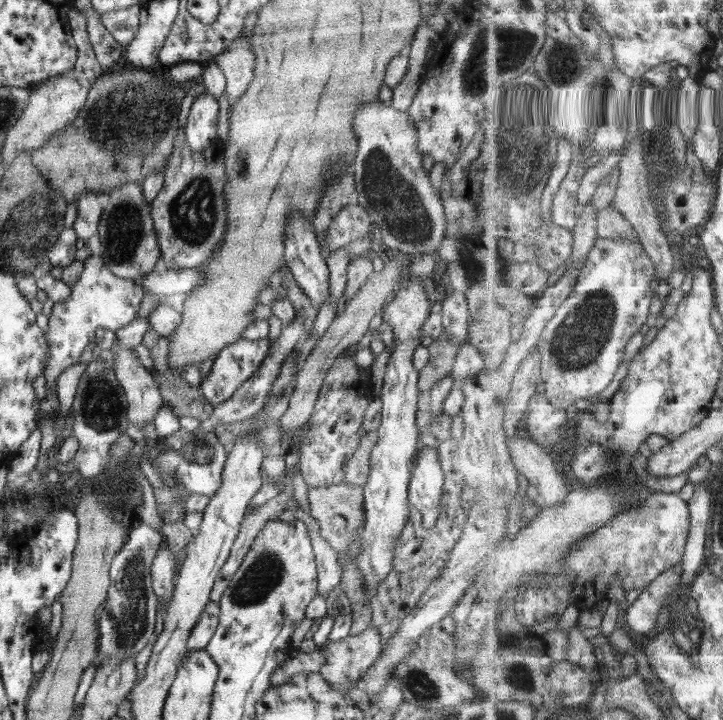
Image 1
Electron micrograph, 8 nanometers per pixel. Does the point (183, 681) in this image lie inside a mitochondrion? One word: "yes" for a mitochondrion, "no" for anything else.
no

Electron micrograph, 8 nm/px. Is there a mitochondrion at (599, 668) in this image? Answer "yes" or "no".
no

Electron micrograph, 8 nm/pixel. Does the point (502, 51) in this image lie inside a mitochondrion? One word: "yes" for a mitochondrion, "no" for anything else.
yes

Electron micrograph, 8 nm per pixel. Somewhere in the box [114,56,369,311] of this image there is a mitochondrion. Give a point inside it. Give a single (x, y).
(194, 212)

